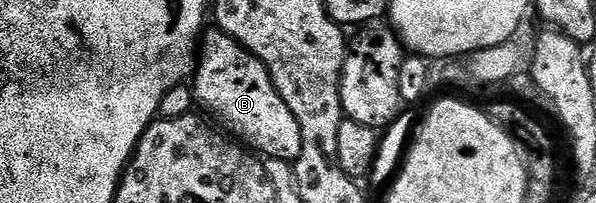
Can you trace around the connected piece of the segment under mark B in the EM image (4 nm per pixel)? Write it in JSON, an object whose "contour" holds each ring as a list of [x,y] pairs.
{"contour":[[[206,31],[199,41],[195,79],[191,84],[196,103],[200,107],[202,104],[210,112],[208,115],[214,121],[222,120],[225,123],[224,131],[232,134],[242,145],[248,146],[254,153],[265,158],[281,159],[288,162],[297,160],[299,150],[303,150],[303,134],[299,130],[299,122],[295,122],[295,114],[291,114],[287,102],[283,102],[279,90],[275,90],[263,62],[259,62],[259,58],[251,55],[246,48],[239,42],[235,42],[235,38],[231,38],[226,32],[212,31]]]}

